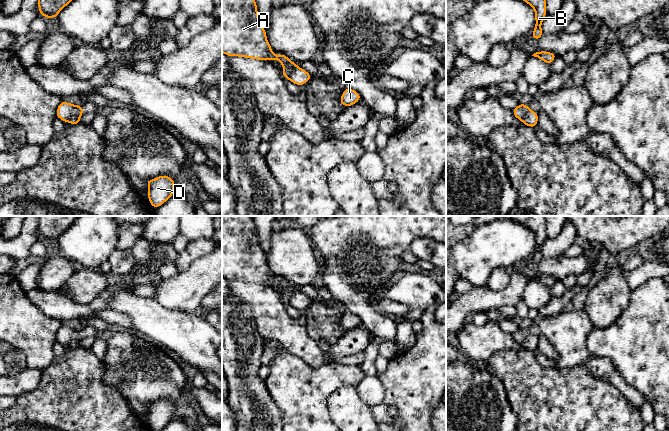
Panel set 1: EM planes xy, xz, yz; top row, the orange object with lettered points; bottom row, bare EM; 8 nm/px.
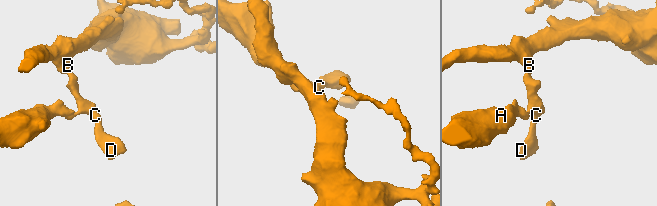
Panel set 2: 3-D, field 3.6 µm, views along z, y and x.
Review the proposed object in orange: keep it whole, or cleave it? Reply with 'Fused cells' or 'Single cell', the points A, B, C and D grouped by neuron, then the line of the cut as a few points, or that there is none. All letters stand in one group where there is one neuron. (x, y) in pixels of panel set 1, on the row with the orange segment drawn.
Fused cells. Groups: A / B C D. Split along xy (80, 115), (73, 115), (67, 121)

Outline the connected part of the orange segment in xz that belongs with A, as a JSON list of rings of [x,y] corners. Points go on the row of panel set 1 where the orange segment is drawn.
[[[222,0],[222,53],[227,56],[246,57],[258,60],[278,60],[283,65],[282,75],[288,78],[298,67],[285,54],[276,55],[268,43],[266,30],[260,23],[255,0]]]

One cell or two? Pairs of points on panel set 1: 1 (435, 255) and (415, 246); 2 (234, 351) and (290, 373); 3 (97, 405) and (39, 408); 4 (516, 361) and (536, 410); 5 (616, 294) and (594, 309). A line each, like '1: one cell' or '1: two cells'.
1: one cell
2: two cells
3: one cell
4: one cell
5: one cell

